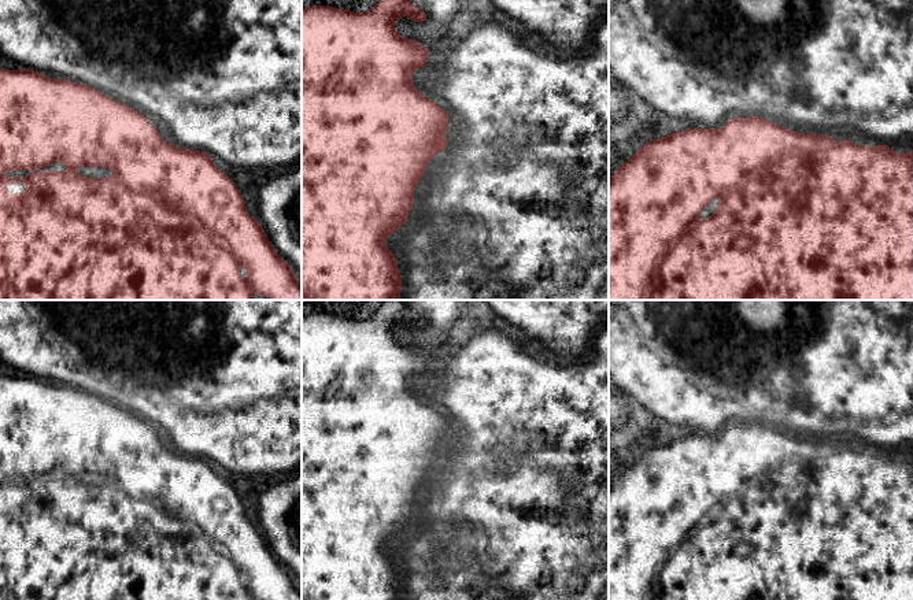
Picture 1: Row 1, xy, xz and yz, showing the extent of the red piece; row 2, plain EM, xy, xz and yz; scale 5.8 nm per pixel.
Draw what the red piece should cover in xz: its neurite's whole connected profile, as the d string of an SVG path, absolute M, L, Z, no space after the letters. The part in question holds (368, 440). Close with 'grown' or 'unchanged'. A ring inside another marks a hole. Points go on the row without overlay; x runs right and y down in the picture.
M385 300L382 305L366 319L355 319L344 315L336 315L329 312L311 312L302 315L302 600L400 600L402 599L402 582L398 574L395 562L387 555L387 548L392 540L398 538L398 534L409 527L409 519L414 511L414 497L425 481L428 470L443 456L447 455L448 448L446 445L447 434L450 432L448 421L432 405L425 404L413 389L413 379L424 374L429 364L429 358L417 347L403 344L395 336L395 330L399 325L407 323L415 329L424 329L426 321L421 318L414 310L407 307L402 300Z | unchanged

